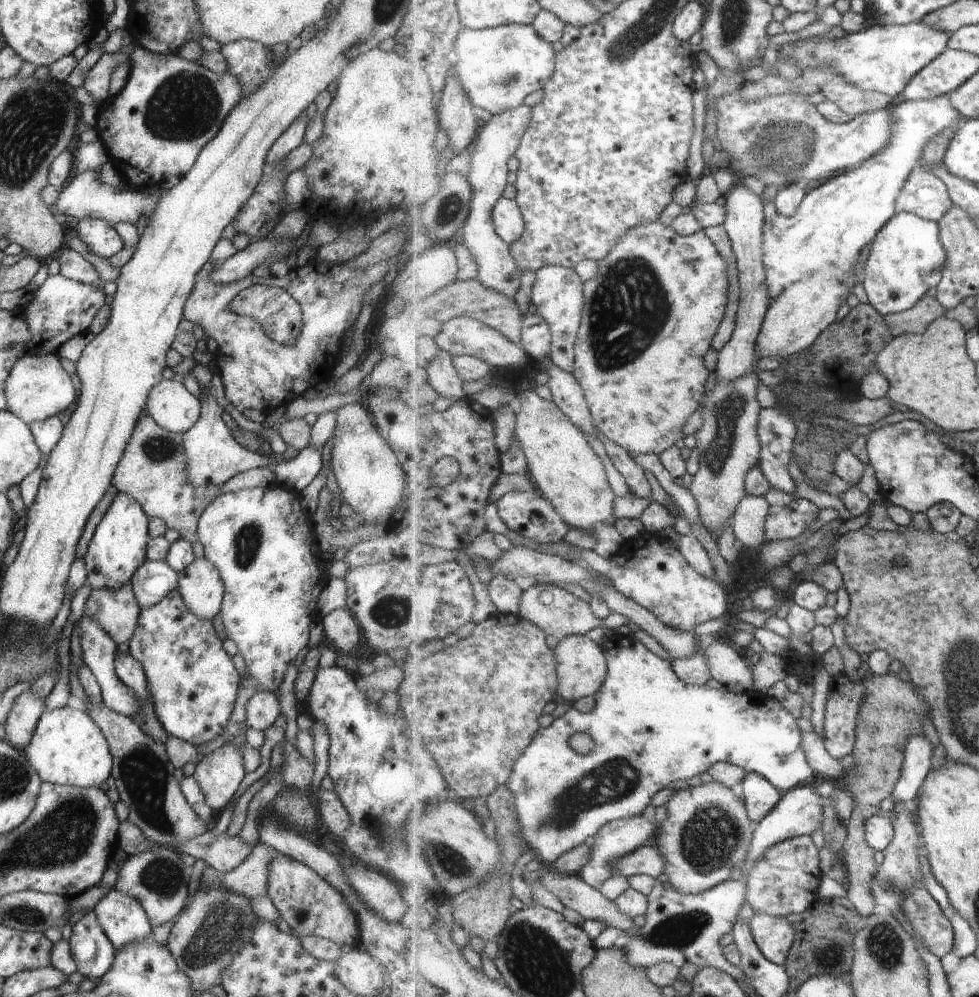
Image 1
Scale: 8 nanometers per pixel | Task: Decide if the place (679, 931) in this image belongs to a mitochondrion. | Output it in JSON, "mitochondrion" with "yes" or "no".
{"mitochondrion":"yes"}

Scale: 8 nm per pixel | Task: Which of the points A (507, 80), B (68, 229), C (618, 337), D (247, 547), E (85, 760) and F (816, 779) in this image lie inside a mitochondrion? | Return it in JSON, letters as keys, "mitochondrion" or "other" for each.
{"A":"mitochondrion","B":"other","C":"mitochondrion","D":"mitochondrion","E":"other","F":"other"}

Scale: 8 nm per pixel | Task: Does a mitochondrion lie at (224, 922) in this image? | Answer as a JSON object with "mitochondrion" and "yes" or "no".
{"mitochondrion":"yes"}

